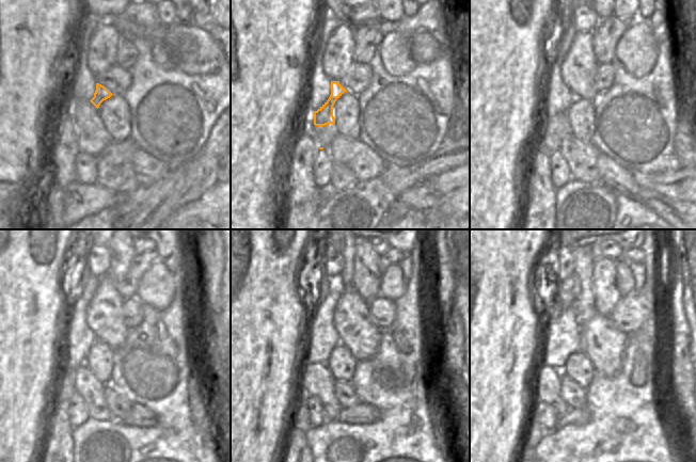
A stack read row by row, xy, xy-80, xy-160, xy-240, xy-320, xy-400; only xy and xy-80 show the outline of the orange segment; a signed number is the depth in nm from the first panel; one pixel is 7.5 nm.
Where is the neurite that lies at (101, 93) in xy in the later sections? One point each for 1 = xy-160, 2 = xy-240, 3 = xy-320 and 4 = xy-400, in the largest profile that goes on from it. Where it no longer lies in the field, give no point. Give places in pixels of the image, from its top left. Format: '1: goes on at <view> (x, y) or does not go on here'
1: goes on at xy-160 (554, 129)
2: goes on at xy-240 (66, 386)
3: goes on at xy-320 (300, 418)
4: goes on at xy-400 (535, 432)

